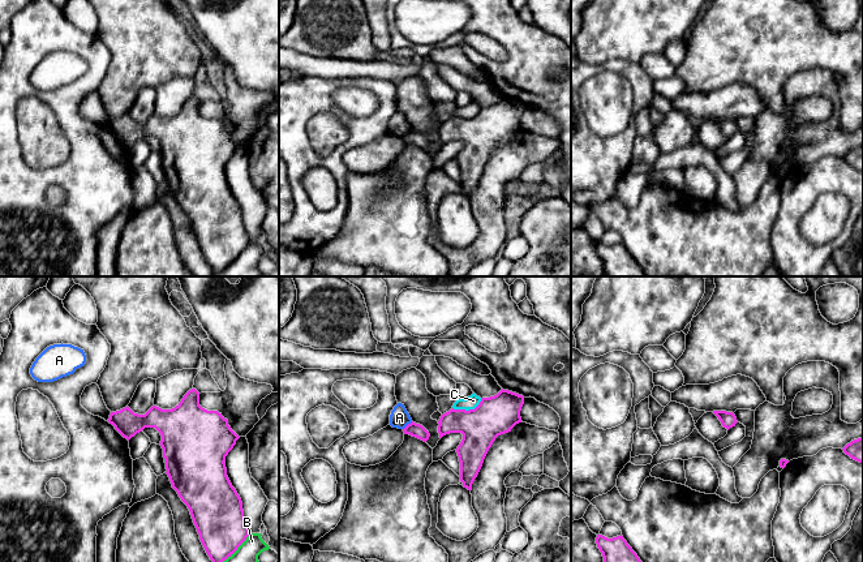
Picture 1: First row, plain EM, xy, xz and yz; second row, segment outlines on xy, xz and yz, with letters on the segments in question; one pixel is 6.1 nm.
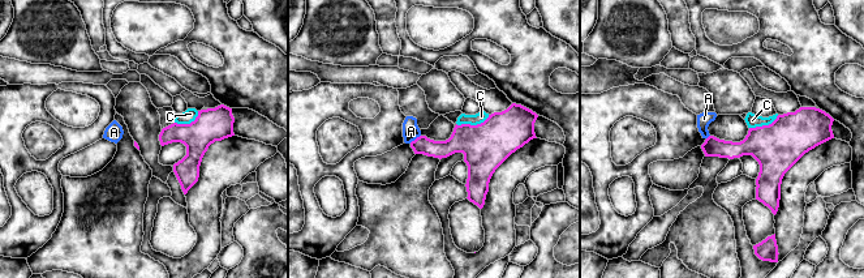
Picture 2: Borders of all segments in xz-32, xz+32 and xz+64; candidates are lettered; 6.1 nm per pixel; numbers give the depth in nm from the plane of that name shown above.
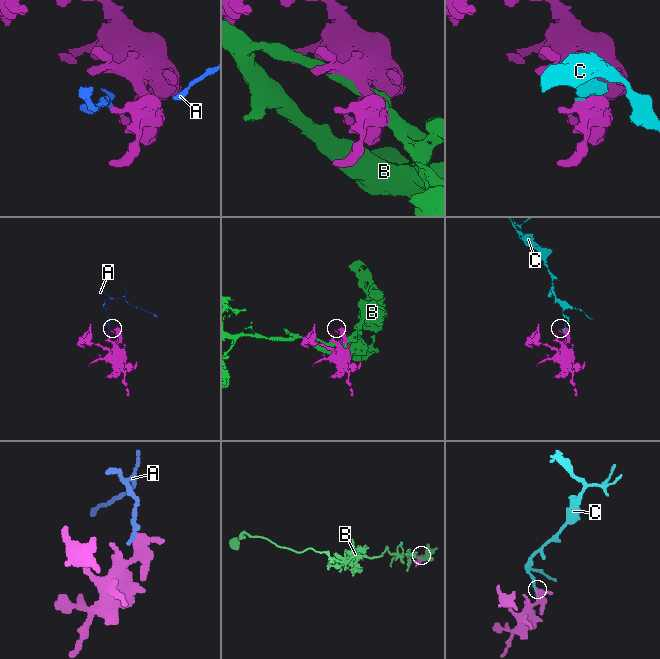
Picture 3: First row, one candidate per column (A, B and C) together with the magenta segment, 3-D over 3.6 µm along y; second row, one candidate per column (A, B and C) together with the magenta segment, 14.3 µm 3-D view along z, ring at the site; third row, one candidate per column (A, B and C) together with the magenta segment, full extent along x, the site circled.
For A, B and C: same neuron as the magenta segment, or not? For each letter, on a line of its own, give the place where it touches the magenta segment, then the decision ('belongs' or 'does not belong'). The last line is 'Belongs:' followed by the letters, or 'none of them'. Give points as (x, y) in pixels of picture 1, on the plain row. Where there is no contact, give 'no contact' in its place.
A: xz (407, 133) | does not belong
B: xy (232, 261) | does not belong
C: xz (467, 119) | does not belong
Belongs: none of them

